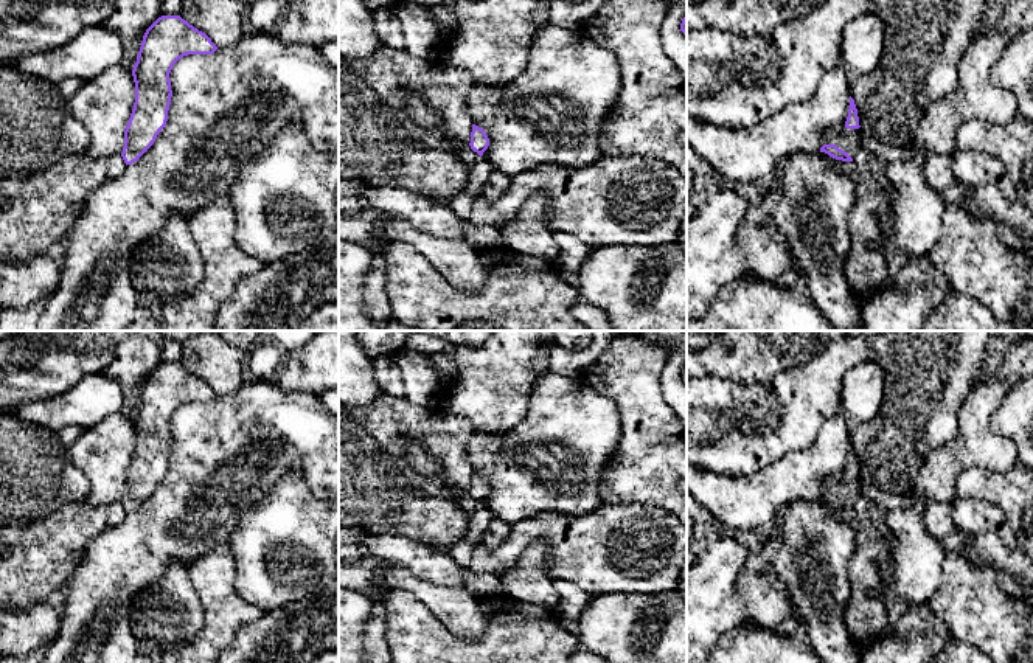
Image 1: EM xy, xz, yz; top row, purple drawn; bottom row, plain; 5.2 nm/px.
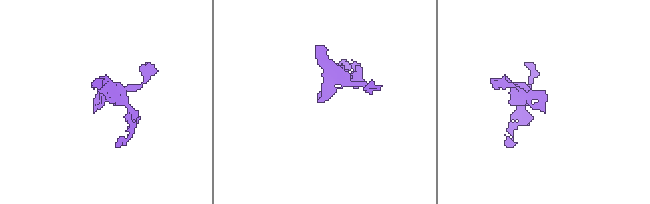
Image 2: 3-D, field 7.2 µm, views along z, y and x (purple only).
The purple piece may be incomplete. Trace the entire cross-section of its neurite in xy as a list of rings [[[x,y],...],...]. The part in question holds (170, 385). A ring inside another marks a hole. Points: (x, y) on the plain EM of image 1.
[[[162,363],[146,377],[132,418],[135,450],[121,500],[126,512],[137,509],[166,474],[174,411],[183,404],[213,402],[216,397],[205,380],[180,363]]]

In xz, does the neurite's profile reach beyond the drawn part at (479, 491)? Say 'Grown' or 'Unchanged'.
Unchanged

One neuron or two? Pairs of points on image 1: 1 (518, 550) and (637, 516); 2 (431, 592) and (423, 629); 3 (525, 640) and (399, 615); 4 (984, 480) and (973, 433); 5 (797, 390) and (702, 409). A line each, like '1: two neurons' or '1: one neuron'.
1: one neuron
2: two neurons
3: one neuron
4: two neurons
5: one neuron

